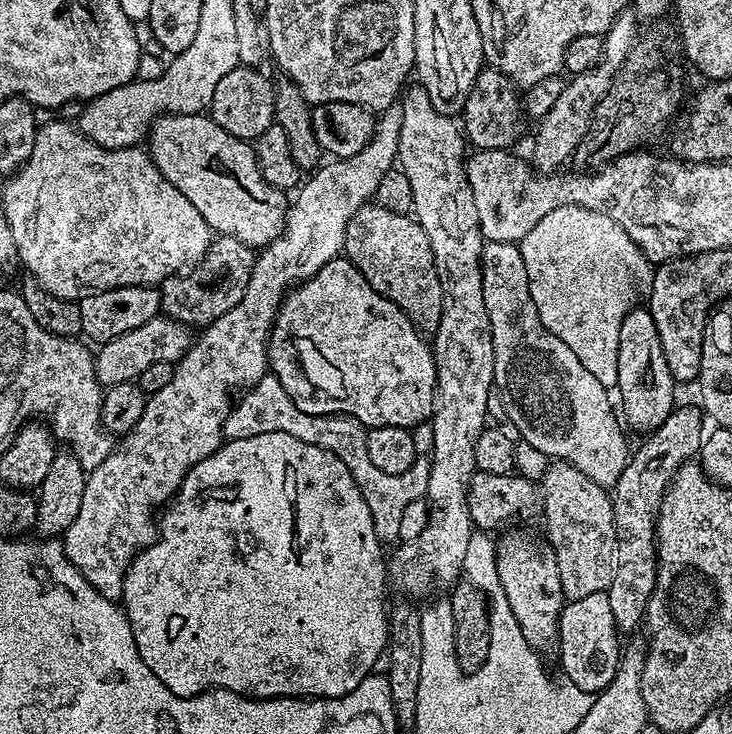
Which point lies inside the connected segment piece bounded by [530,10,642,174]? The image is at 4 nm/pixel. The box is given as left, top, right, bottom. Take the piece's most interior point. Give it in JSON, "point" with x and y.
{"point":[559,132]}

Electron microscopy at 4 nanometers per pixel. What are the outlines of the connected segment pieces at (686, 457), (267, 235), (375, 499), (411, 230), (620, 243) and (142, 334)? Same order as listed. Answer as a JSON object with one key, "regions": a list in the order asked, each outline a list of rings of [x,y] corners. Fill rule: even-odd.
{"regions":[[[[677,406],[652,432],[643,437],[640,449],[628,458],[626,470],[611,489],[612,513],[616,527],[616,576],[610,582],[607,593],[610,610],[614,610],[614,622],[621,633],[641,627],[644,607],[656,585],[656,516],[660,503],[676,477],[676,471],[689,463],[699,453],[704,443],[706,427],[701,409]]],[[[178,114],[160,116],[146,137],[146,151],[158,170],[175,186],[190,198],[194,210],[211,226],[213,233],[238,238],[238,242],[249,244],[253,250],[259,250],[269,244],[284,228],[284,217],[288,215],[289,201],[284,201],[285,193],[270,186],[264,180],[256,161],[256,149],[247,140],[240,140],[234,134],[222,130],[208,114]]],[[[266,374],[233,403],[224,423],[224,436],[228,440],[237,440],[254,438],[254,434],[275,432],[290,434],[290,438],[302,438],[302,442],[322,446],[322,450],[330,450],[335,456],[342,458],[342,462],[346,462],[346,470],[350,470],[358,490],[362,490],[362,498],[366,498],[366,506],[370,506],[370,514],[374,518],[376,533],[381,542],[395,541],[398,537],[398,522],[402,522],[406,506],[410,506],[410,502],[415,500],[425,499],[428,491],[427,459],[416,459],[414,466],[410,466],[402,474],[382,474],[382,470],[378,470],[378,466],[370,462],[370,453],[366,450],[368,434],[363,424],[350,416],[315,416],[306,414],[306,410],[298,410],[290,394],[286,394],[282,382],[278,382],[276,376]]],[[[375,202],[363,204],[346,226],[343,255],[359,270],[362,278],[366,278],[366,282],[370,282],[370,286],[374,286],[374,290],[382,294],[382,298],[394,302],[394,306],[404,311],[406,318],[410,318],[410,322],[420,333],[436,333],[438,322],[442,322],[442,282],[438,278],[434,254],[430,250],[430,238],[426,238],[426,230],[422,230],[417,220],[402,212],[386,210]]],[[[558,206],[558,210],[550,210],[526,238],[518,241],[522,262],[526,262],[526,278],[530,286],[530,298],[534,298],[534,306],[538,306],[538,318],[542,318],[542,326],[550,330],[574,354],[578,354],[578,362],[602,382],[602,386],[612,390],[618,382],[618,330],[622,330],[622,322],[626,314],[631,312],[637,303],[636,295],[643,293],[651,285],[654,265],[646,259],[644,251],[626,234],[614,218],[608,218],[598,210],[588,210],[582,206]]],[[[163,314],[155,316],[150,318],[150,322],[138,326],[138,330],[130,330],[130,334],[118,334],[118,338],[110,338],[110,342],[95,349],[96,377],[104,386],[127,380],[139,381],[142,370],[154,366],[154,362],[170,362],[175,365],[176,361],[188,353],[193,339],[194,332],[189,325],[171,320]]]]}

